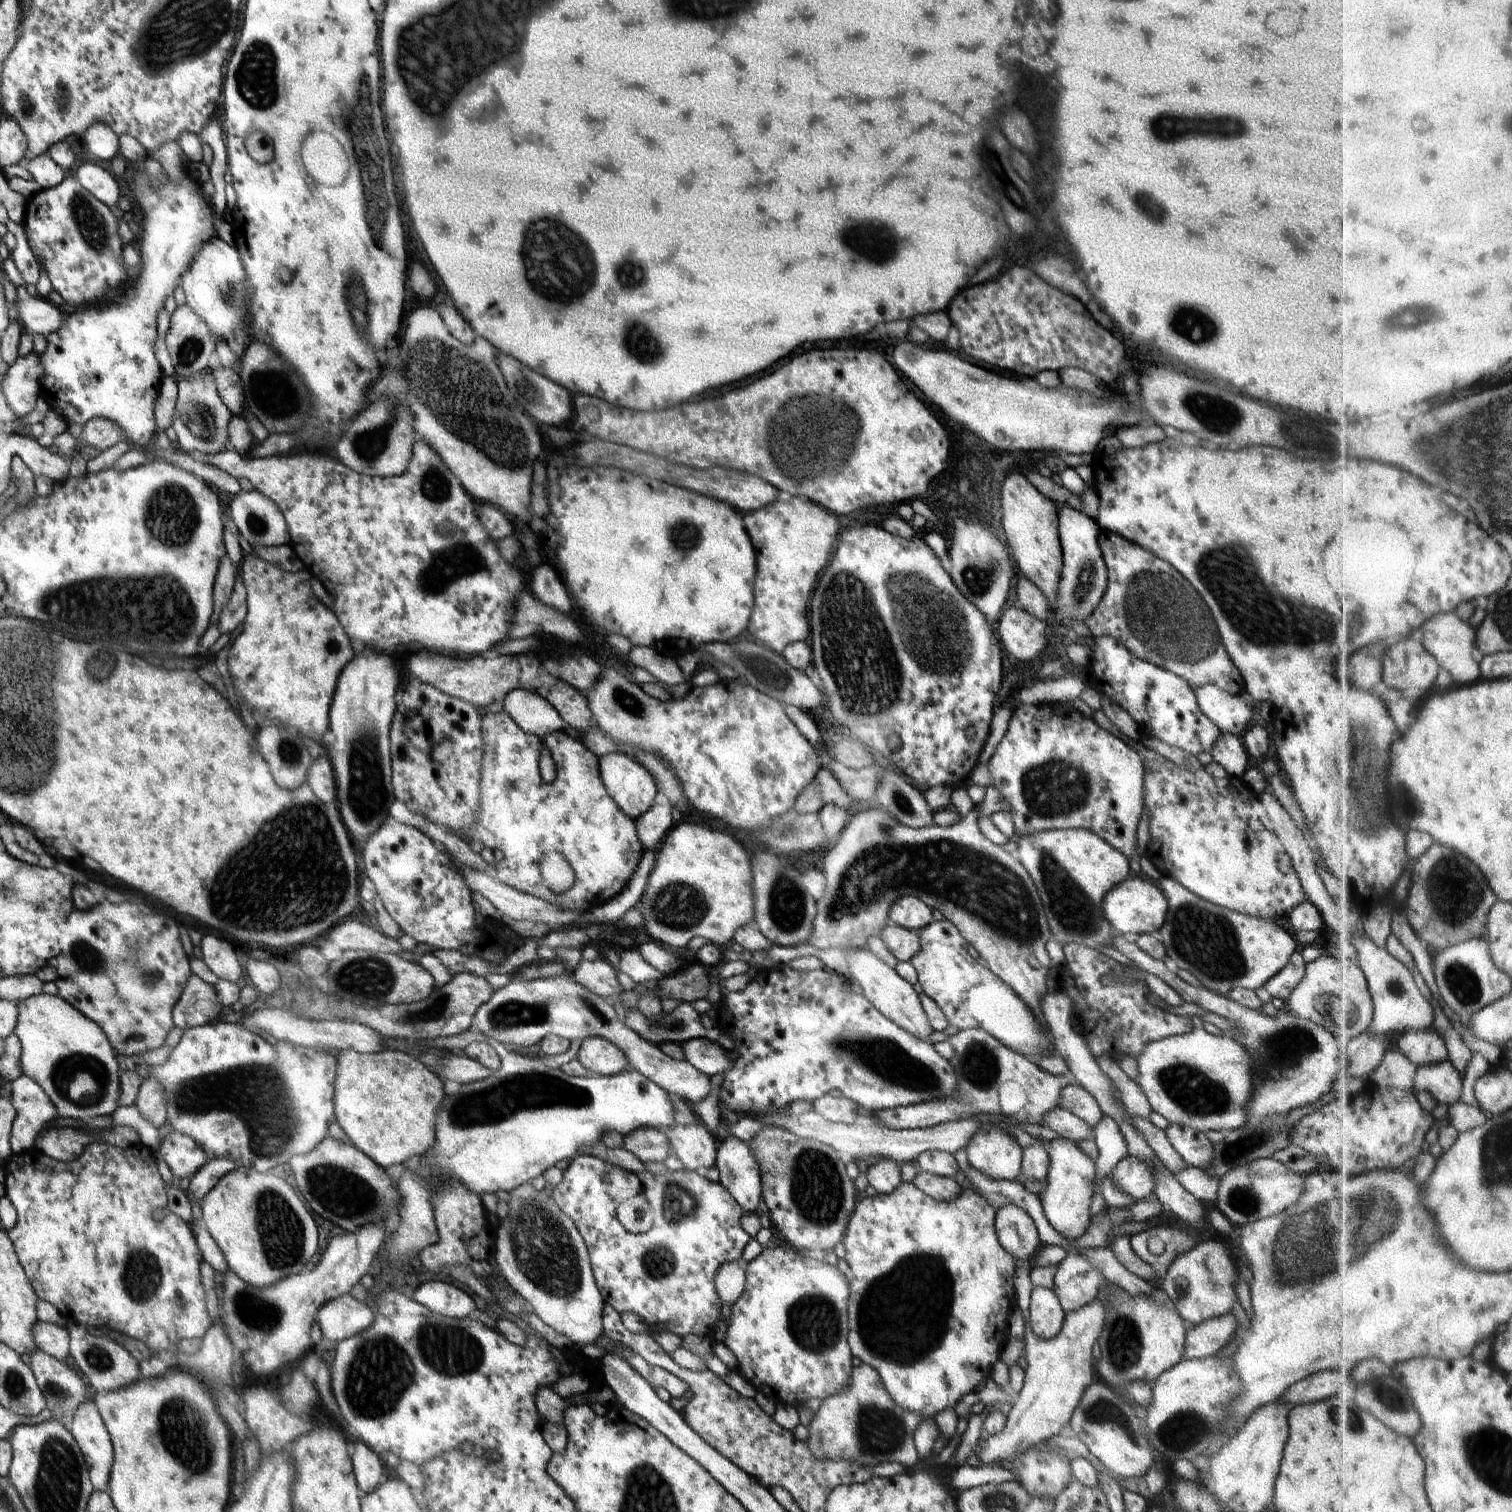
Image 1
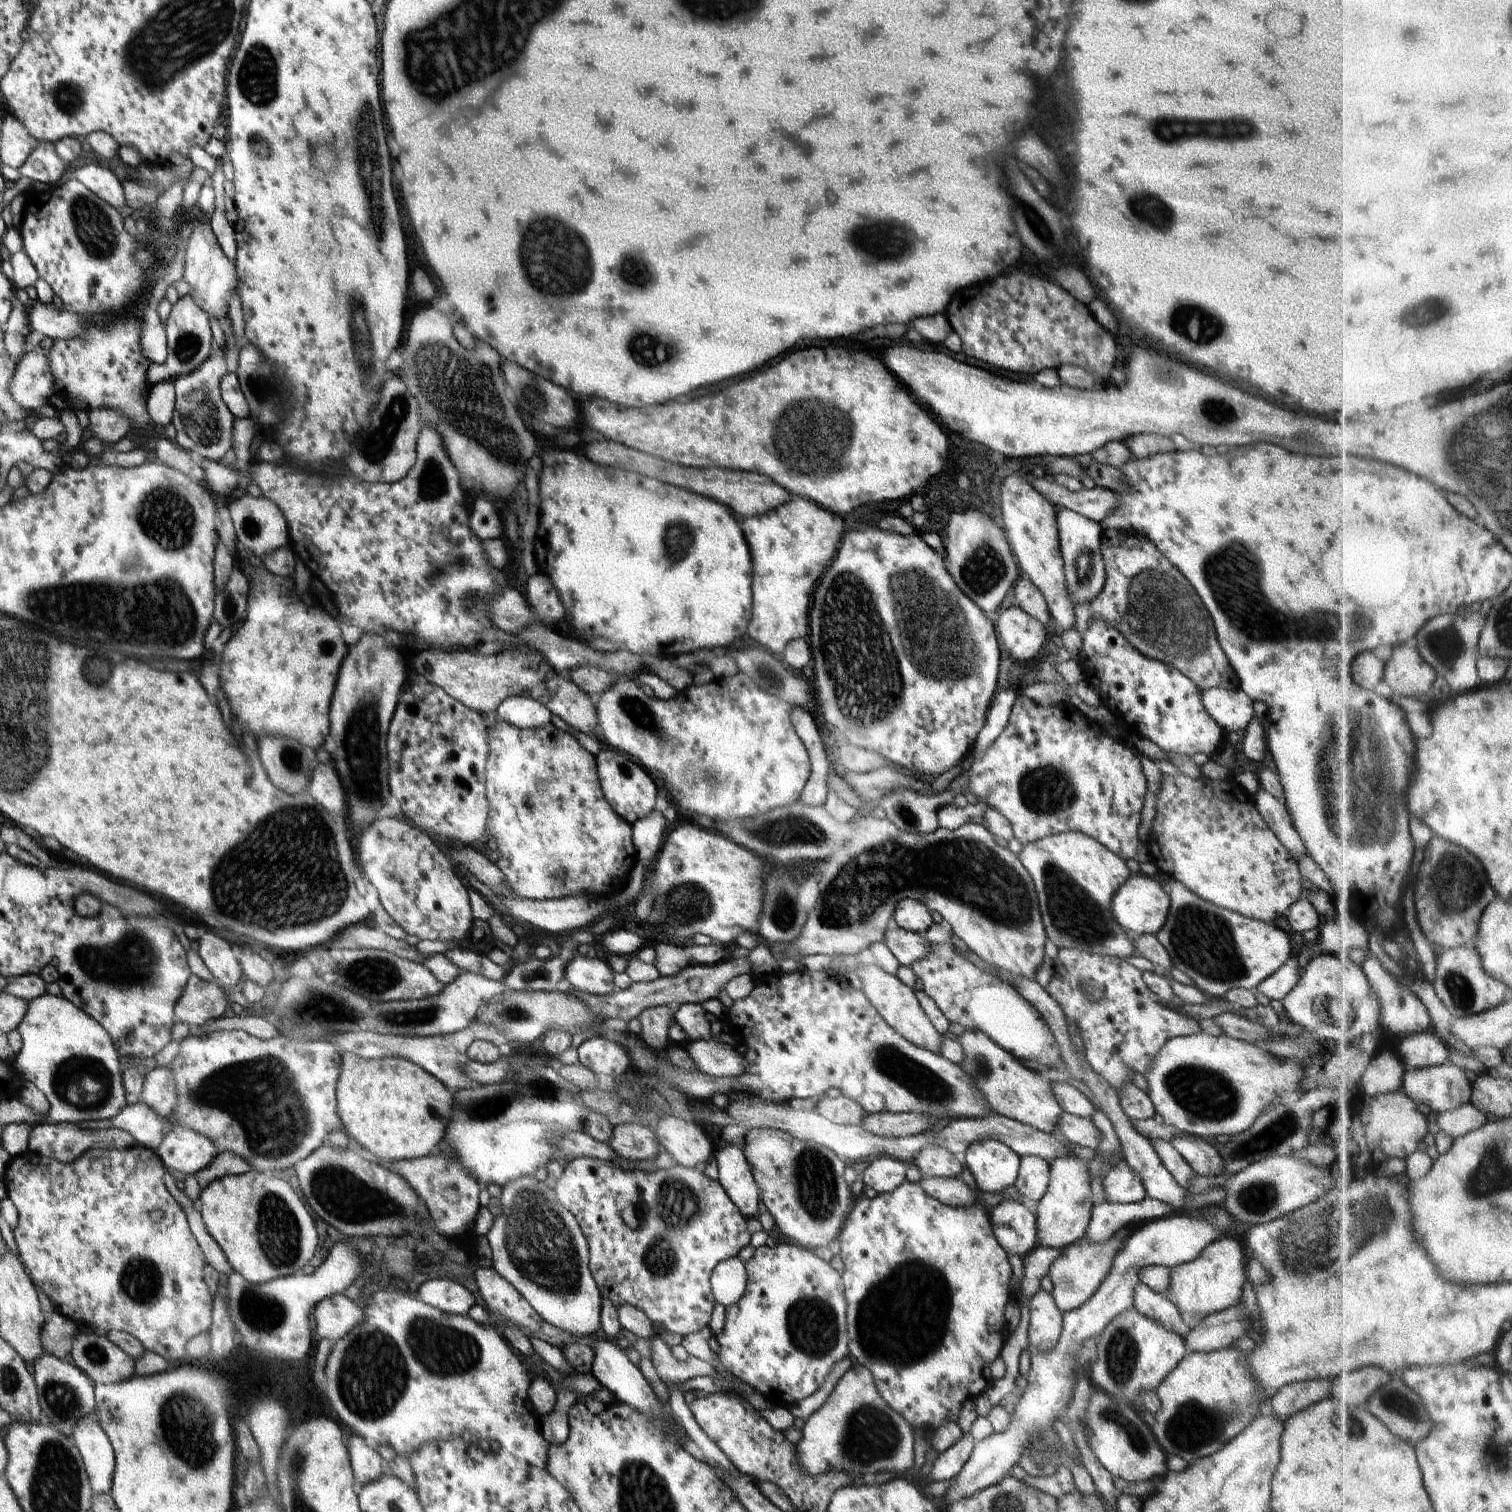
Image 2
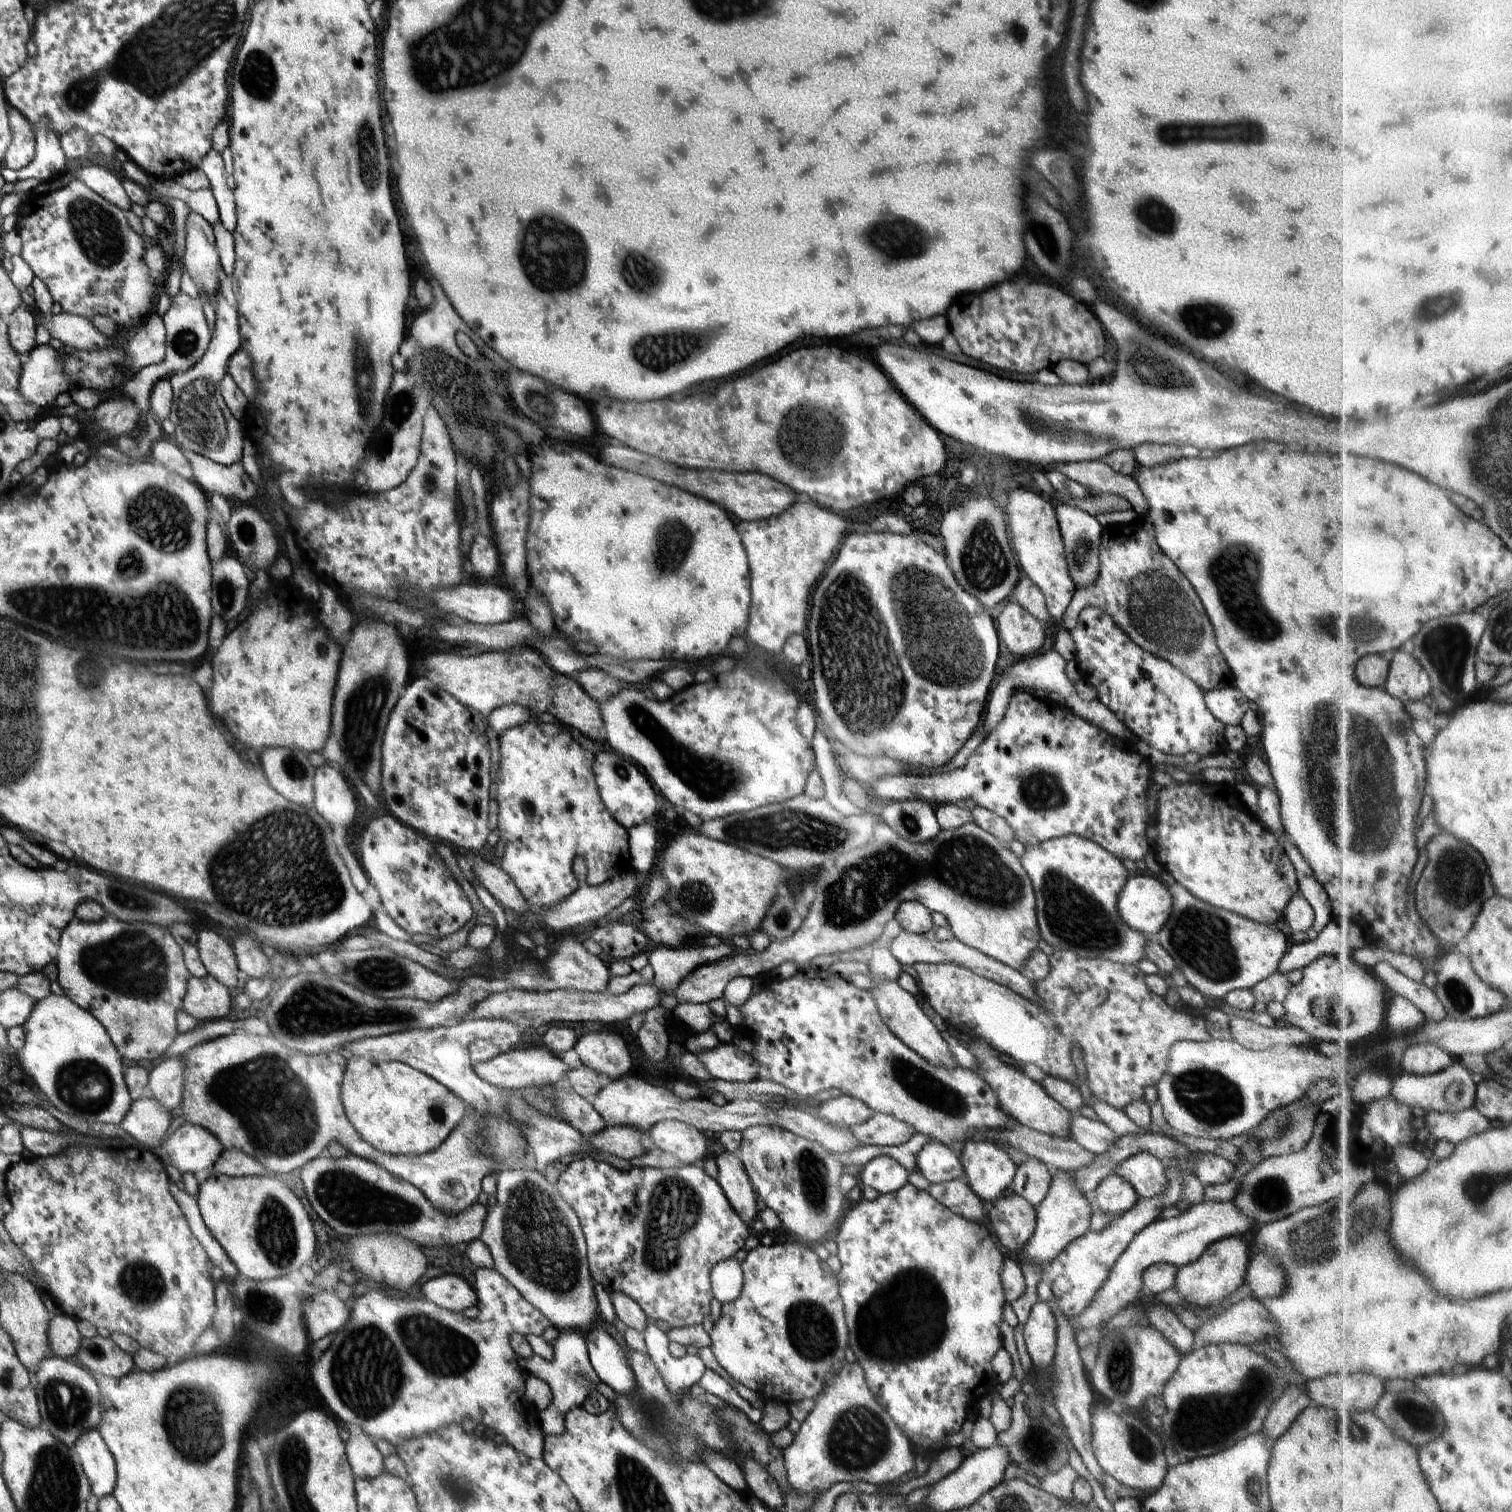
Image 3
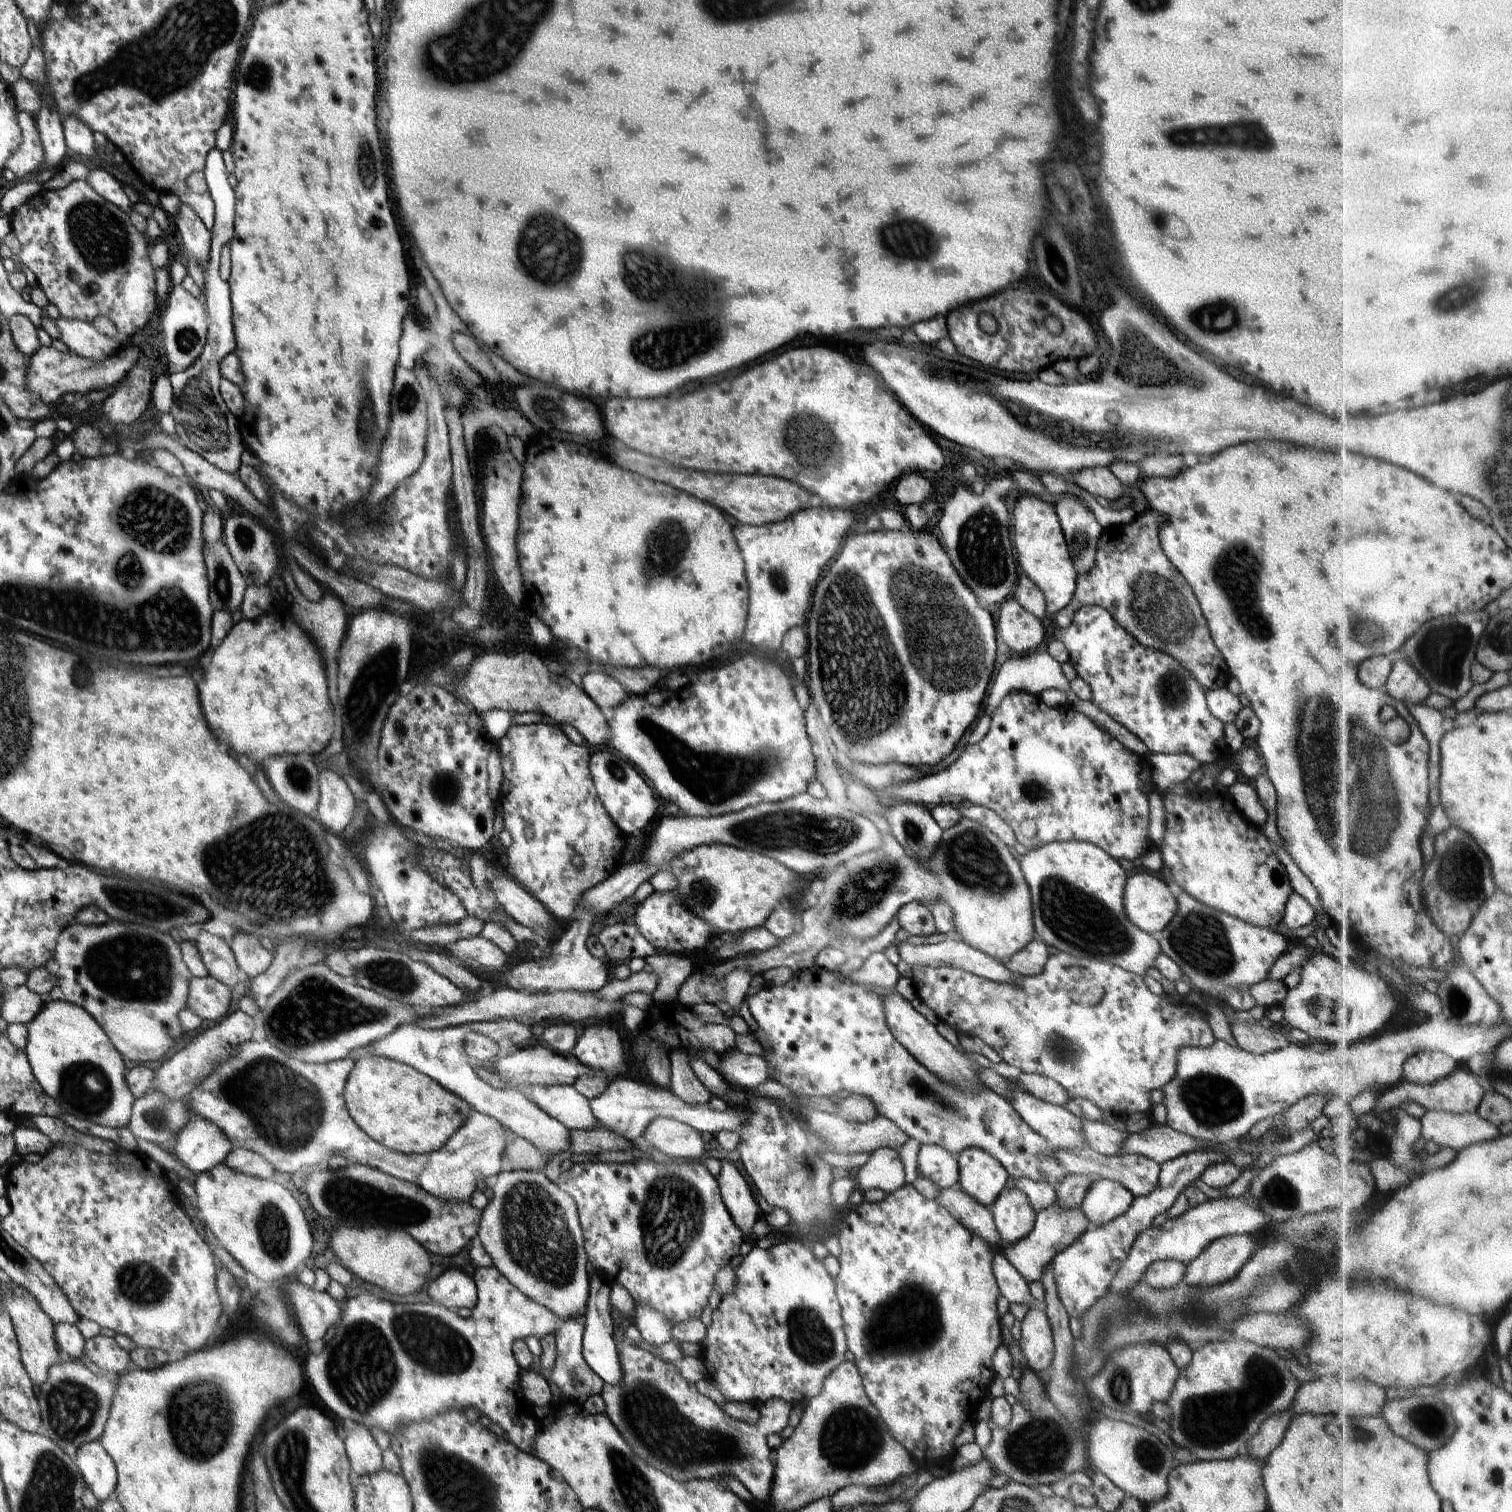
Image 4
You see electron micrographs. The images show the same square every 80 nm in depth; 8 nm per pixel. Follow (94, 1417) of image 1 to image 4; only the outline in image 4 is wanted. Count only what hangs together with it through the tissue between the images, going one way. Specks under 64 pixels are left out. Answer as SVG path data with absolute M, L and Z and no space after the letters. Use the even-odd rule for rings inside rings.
M98 1440L80 1446L74 1459L86 1486L100 1503L114 1496L117 1470Z

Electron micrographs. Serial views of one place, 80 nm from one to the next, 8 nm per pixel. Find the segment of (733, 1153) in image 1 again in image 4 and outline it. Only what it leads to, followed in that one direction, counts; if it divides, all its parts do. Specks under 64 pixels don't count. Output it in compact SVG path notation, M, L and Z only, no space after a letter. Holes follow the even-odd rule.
M721 1162L721 1171L717 1181L721 1190L721 1197L725 1207L728 1209L735 1225L744 1234L747 1240L753 1240L753 1226L763 1216L752 1189L736 1169L734 1162Z

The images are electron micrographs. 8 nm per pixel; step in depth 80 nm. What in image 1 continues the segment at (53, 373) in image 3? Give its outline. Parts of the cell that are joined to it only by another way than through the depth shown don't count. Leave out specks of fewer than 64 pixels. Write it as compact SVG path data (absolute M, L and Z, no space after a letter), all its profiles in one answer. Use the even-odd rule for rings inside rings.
M34 350L9 366L3 378L2 390L10 408L18 417L24 417L35 409L43 389L44 369L40 354Z

